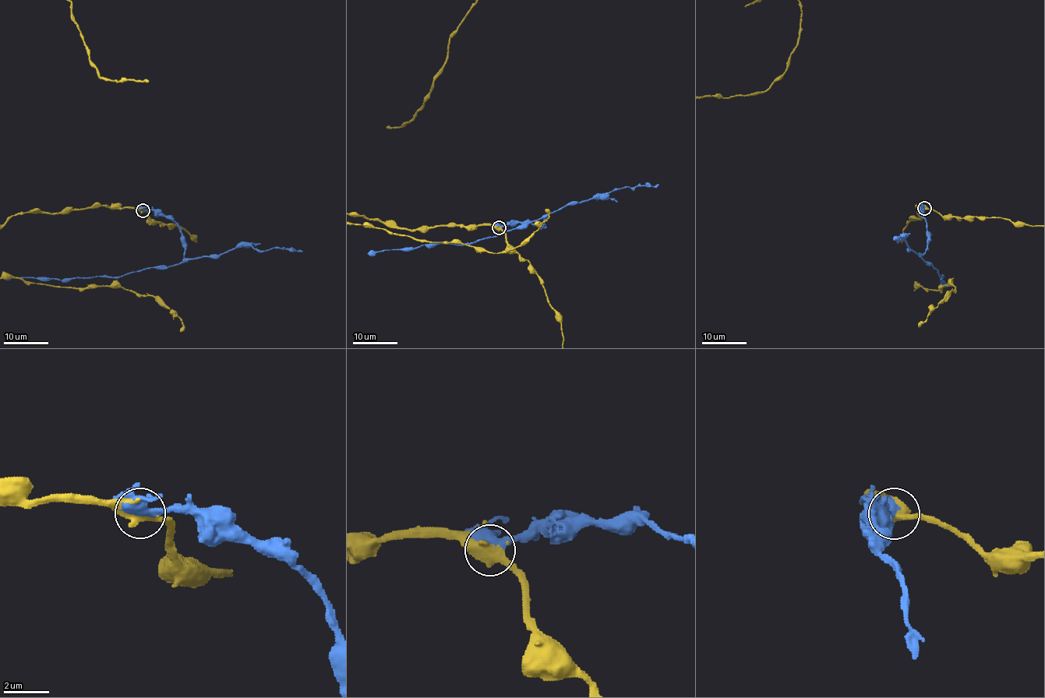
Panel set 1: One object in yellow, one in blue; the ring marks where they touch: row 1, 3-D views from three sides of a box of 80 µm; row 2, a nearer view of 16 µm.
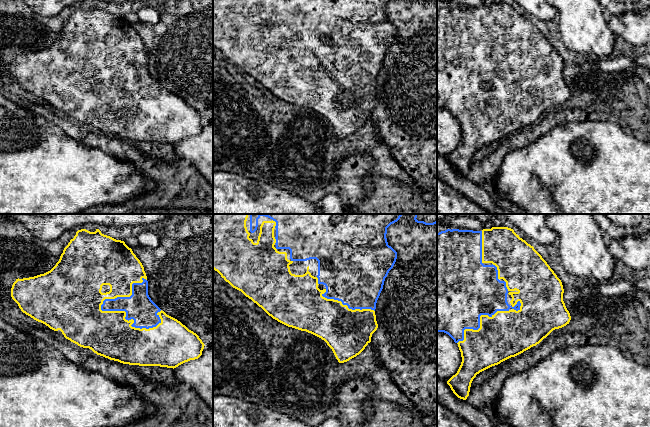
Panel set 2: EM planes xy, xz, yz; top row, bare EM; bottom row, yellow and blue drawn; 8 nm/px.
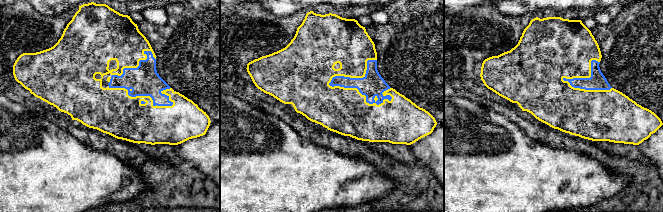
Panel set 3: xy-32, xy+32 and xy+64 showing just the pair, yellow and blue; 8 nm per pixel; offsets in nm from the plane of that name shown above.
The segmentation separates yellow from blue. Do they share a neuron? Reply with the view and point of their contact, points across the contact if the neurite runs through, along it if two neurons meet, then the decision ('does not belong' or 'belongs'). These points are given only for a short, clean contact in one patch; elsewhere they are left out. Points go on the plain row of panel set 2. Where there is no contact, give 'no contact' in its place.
xy (130, 96) | belongs

